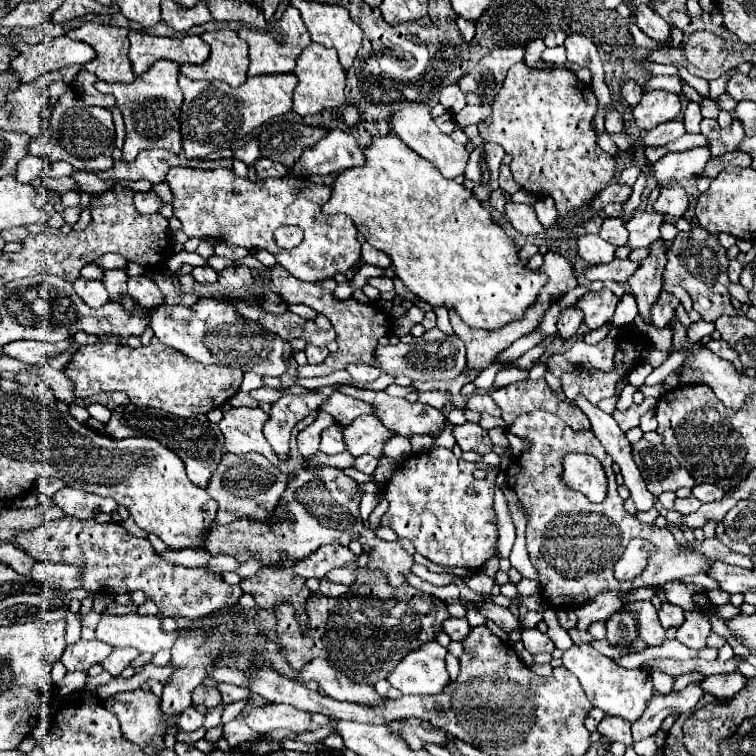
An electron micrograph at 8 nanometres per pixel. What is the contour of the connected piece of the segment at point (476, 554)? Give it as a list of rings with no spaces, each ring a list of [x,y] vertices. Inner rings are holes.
[[[432,448],[424,450],[418,456],[408,458],[392,476],[392,480],[384,486],[384,496],[390,500],[386,514],[382,516],[380,524],[392,528],[400,538],[408,538],[418,554],[428,558],[440,566],[464,566],[476,570],[484,566],[486,560],[496,556],[496,514],[492,508],[494,484],[498,472],[484,464],[484,462],[466,462],[456,458],[452,450],[446,448]],[[474,470],[486,470],[486,478],[474,478]],[[472,488],[476,494],[468,494]]]

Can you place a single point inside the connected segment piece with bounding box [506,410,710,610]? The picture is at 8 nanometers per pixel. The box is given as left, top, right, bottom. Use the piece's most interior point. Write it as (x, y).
(573, 543)

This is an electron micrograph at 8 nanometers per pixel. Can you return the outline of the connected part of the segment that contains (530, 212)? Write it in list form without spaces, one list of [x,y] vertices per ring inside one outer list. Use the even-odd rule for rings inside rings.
[[[506,202],[506,218],[510,220],[510,224],[514,226],[514,230],[532,236],[532,234],[540,234],[544,228],[538,222],[536,210],[530,204],[514,204],[514,202]]]

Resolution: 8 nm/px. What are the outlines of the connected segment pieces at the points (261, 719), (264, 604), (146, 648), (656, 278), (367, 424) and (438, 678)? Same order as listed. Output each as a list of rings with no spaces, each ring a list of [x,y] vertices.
[[[286,704],[254,708],[244,714],[244,722],[260,734],[270,734],[274,730],[288,730],[294,734],[302,734],[310,730],[310,714]]]
[[[290,566],[286,568],[260,568],[252,578],[240,582],[242,592],[252,594],[258,608],[276,610],[280,604],[294,608],[296,620],[306,626],[308,612],[306,600],[312,590],[306,588],[306,580],[298,576]]]
[[[106,616],[96,628],[96,638],[110,646],[132,646],[140,654],[156,654],[158,650],[172,650],[172,644],[180,636],[180,630],[164,632],[156,616]]]
[[[656,240],[650,246],[650,256],[628,278],[628,284],[632,288],[632,294],[636,298],[644,322],[650,322],[650,308],[652,304],[656,304],[656,296],[660,296],[662,272],[666,262],[668,262],[668,254],[664,250],[664,240]]]
[[[364,414],[344,428],[344,442],[350,454],[362,456],[372,454],[374,458],[384,456],[384,444],[396,436],[384,428],[382,420],[376,414]]]
[[[436,642],[424,644],[420,650],[410,652],[398,662],[388,682],[402,694],[440,694],[440,690],[450,682],[446,670],[446,648]]]

